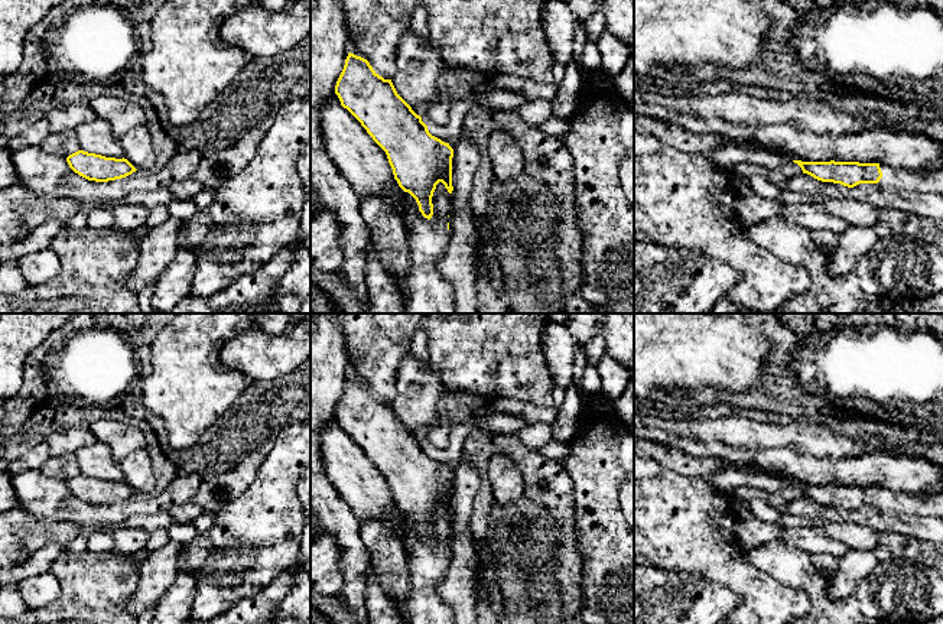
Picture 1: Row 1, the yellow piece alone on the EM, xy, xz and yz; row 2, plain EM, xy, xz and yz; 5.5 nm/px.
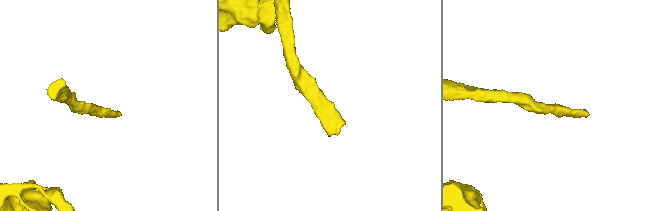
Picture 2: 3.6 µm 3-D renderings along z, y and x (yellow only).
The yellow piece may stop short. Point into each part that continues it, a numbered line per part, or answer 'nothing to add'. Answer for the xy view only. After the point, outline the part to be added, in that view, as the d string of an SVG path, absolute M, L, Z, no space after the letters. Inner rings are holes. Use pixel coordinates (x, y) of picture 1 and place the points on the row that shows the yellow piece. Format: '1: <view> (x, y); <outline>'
nothing to add

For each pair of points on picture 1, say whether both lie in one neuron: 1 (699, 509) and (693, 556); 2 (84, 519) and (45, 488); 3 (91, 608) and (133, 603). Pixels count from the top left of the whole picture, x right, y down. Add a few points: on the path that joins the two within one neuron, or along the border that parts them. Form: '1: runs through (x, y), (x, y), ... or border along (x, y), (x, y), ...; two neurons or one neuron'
1: runs through (693, 520), (693, 545); one neuron
2: runs through (74, 510), (65, 509), (55, 499); one neuron
3: border along (139, 572), (136, 590), (126, 608); two neurons

